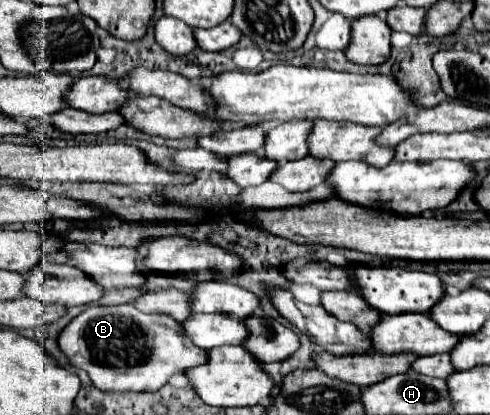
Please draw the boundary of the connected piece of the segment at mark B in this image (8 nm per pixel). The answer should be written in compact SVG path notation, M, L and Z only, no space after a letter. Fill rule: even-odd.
M131 304L89 306L61 330L57 342L69 362L87 370L103 392L155 392L165 386L171 374L207 362L207 350L197 348L181 334L179 322L161 314L139 312Z

